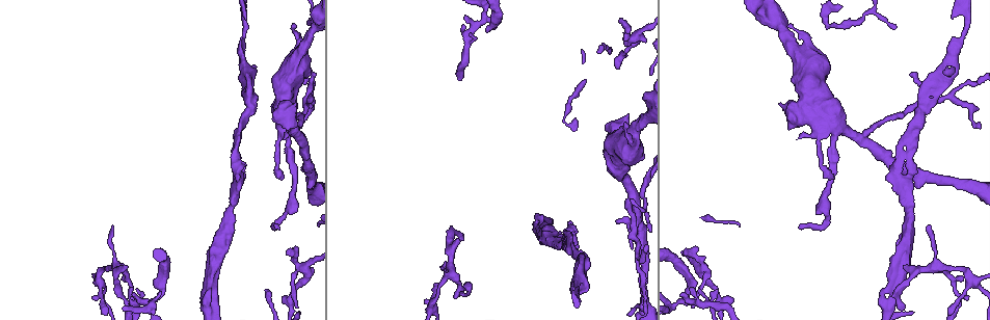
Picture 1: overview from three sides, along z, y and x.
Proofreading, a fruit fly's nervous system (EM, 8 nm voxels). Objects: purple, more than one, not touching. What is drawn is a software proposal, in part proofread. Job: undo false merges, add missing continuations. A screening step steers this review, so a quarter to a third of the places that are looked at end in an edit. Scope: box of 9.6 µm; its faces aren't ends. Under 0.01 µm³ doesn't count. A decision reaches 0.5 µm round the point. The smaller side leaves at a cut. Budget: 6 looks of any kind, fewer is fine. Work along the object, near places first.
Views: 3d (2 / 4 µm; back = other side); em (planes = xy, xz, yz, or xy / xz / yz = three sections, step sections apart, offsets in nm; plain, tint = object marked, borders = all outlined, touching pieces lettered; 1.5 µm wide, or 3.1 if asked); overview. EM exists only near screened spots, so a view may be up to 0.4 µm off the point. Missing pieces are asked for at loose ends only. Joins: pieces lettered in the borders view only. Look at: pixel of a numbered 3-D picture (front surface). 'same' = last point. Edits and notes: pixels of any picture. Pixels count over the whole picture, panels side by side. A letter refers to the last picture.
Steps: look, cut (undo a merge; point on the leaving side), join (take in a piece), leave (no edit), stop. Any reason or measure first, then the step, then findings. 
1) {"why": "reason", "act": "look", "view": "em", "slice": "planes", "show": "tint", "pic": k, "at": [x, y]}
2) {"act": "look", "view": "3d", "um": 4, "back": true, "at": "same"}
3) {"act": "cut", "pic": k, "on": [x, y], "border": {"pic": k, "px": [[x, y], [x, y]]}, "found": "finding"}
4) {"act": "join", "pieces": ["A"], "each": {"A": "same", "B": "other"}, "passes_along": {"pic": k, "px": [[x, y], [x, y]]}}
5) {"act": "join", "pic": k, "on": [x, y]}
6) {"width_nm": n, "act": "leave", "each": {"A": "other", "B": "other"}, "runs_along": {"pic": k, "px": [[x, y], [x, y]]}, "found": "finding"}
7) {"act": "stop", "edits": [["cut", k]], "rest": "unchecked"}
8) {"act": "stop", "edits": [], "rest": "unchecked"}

{"act": "look", "view": "3d", "um": 2, "pic": 1, "at": [489, 18]}

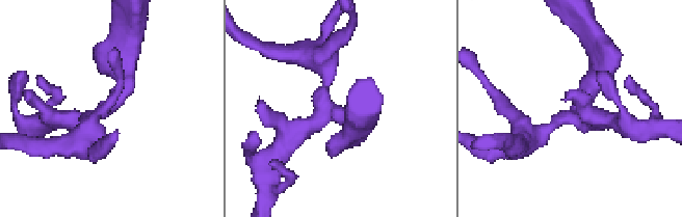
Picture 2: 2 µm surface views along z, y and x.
{"why": "need the tissue", "act": "look", "view": "em", "slice": "planes", "show": "borders", "pic": 2, "at": [334, 115]}

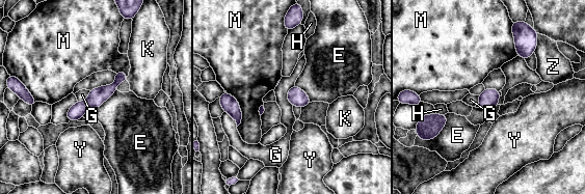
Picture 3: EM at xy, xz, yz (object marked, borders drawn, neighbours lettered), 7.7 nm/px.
{"act": "leave", "each": {"E": "other", "G": "other", "H": "other", "K": "other", "M": "other", "Y": "other", "Z": "other"}, "found": "all the same cell"}

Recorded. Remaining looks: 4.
{"why": "thin end", "act": "look", "view": "3d", "um": 4, "pic": 1, "at": [288, 252]}

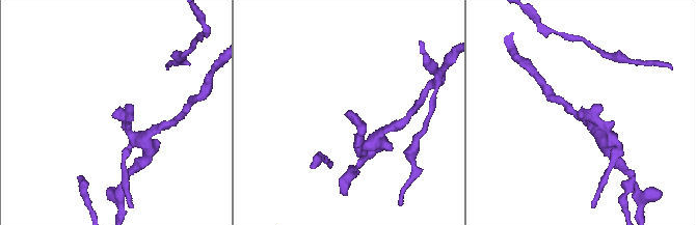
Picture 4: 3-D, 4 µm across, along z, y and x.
{"why": "need the tissue", "act": "look", "view": "em", "slice": "planes", "show": "borders", "pic": 4, "at": [578, 112]}

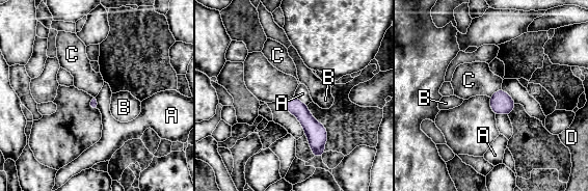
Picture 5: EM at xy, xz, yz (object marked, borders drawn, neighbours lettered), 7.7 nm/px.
{"act": "leave", "each": {"A": "other", "B": "other", "C": "other", "D": "other"}, "runs_along": {"pic": 5, "px": [[293, 99], [317, 134], [319, 154]]}, "found": "no lettered piece goes on from it"}

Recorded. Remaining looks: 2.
{"why": "free end", "act": "look", "view": "em", "slice": "planes", "show": "borders", "pic": 1, "at": [905, 266]}

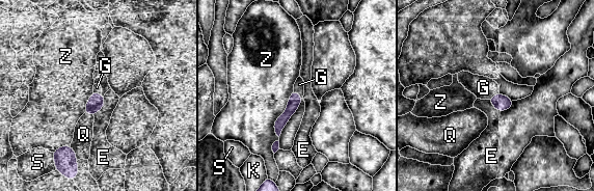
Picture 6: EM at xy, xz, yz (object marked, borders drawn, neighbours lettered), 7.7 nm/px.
{"longest_contact_nm": ["Z", 400], "act": "join", "pieces": ["G"], "each": {"E": "other", "G": "same", "K": "other", "Q": "other", "S": "other", "Z": "other"}, "found": "the cell continues"}

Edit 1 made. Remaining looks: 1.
{"act": "stop", "edits": [["join", 6]], "rest": "unchecked"}

